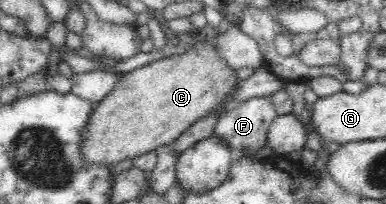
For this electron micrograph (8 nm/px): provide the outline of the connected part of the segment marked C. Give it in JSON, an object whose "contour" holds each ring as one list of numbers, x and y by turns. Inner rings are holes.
{"contour":[[200,36,192,39,191,48,184,54,160,58,156,62,118,75,115,87,100,102,94,104,80,131,79,153,82,161,110,169,122,160,132,160,173,143,198,118,226,103,232,85,236,82,233,72,218,50]]}

